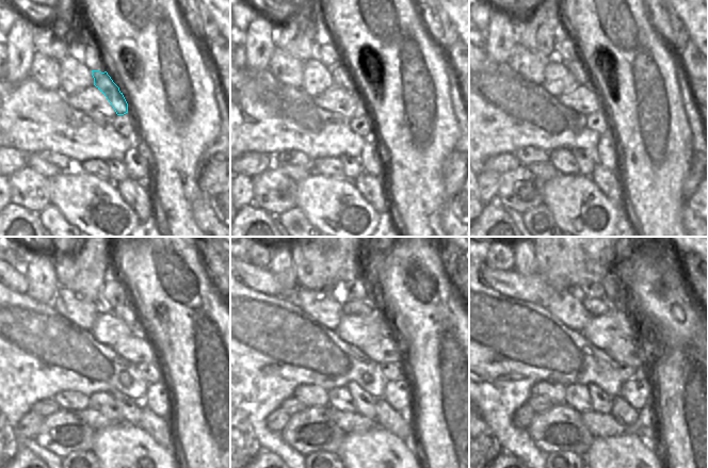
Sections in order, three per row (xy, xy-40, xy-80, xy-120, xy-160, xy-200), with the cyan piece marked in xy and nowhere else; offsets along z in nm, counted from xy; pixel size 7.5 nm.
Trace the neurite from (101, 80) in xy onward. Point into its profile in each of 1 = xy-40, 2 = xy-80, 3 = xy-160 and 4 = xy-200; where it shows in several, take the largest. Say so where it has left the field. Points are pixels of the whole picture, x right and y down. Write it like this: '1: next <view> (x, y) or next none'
1: next xy-40 (341, 78)
2: next xy-80 (577, 67)
3: next xy-160 (363, 306)
4: next xy-200 (595, 306)

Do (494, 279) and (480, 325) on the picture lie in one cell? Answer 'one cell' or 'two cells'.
two cells

